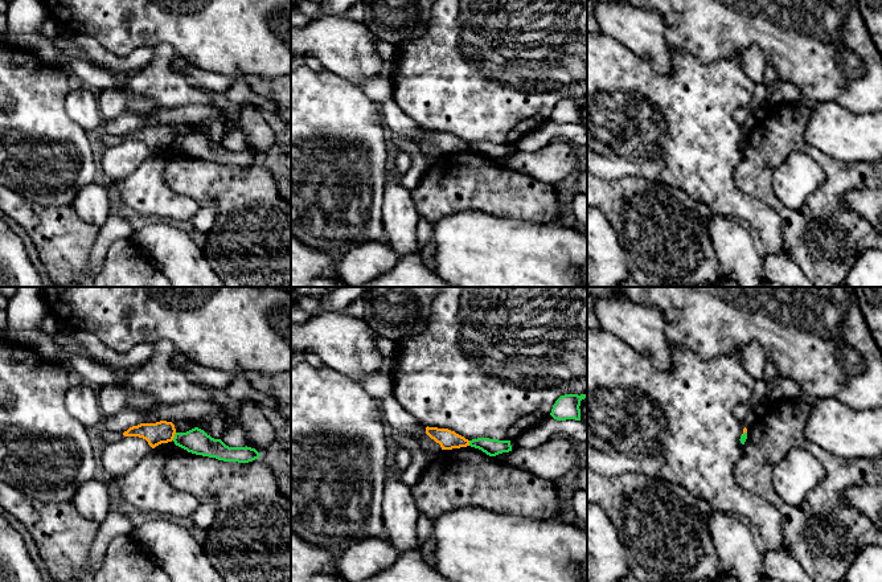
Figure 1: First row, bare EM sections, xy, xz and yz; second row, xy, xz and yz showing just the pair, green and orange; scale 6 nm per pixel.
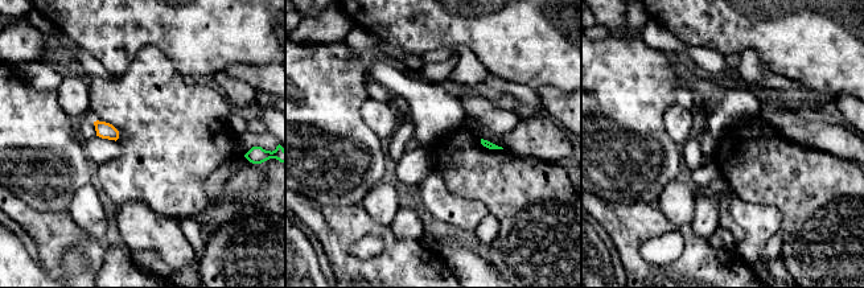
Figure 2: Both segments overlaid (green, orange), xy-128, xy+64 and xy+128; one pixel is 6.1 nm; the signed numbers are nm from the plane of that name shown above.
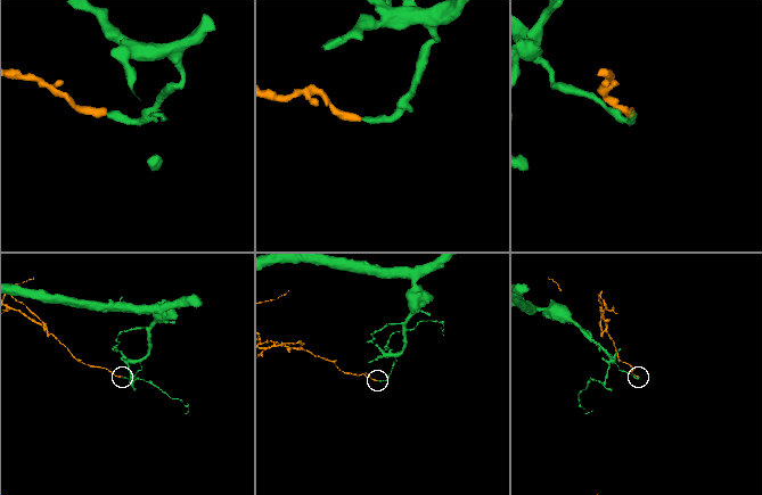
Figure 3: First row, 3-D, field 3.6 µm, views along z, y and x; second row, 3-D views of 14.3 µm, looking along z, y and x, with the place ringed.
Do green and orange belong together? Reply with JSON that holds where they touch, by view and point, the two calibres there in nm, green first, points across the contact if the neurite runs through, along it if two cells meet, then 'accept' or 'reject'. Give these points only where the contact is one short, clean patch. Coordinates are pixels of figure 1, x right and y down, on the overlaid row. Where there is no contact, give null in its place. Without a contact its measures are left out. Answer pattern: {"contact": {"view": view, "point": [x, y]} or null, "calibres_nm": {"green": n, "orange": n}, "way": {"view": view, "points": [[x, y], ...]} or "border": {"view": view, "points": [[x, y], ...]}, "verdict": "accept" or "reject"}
{"contact": {"view": "xy", "point": [175, 437]}, "calibres_nm": {"green": 160, "orange": 140}, "border": {"view": "xy", "points": [[176, 433], [172, 439]]}, "verdict": "reject"}

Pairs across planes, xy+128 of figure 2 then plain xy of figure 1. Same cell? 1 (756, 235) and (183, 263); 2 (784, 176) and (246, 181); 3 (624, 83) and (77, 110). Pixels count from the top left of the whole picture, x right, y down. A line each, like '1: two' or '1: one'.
1: two
2: one
3: two

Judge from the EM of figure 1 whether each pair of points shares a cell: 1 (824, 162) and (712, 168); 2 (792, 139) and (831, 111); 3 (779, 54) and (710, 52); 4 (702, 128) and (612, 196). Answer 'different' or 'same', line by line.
1: different
2: different
3: same
4: different

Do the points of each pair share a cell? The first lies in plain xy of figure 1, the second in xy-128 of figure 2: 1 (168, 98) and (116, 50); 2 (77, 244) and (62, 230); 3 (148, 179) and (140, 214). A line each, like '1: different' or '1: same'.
1: different
2: same
3: different

